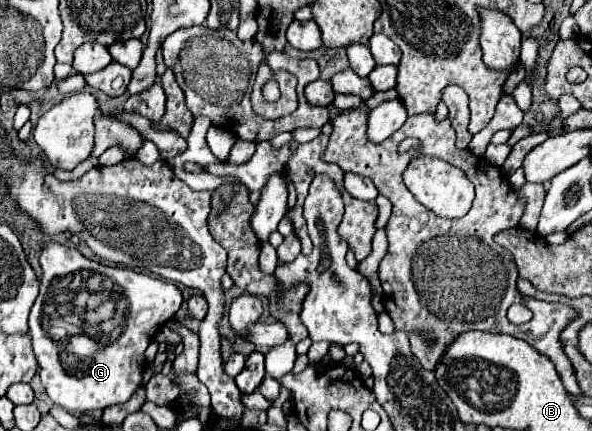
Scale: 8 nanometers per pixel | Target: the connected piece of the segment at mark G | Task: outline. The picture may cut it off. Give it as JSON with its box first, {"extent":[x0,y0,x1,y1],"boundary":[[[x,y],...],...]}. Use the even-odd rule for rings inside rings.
{"extent":[29,241,183,413],"boundary":[[[53,241],[41,247],[39,263],[43,269],[43,277],[41,277],[39,297],[29,315],[29,335],[31,335],[33,351],[37,355],[41,383],[47,395],[55,405],[75,413],[85,413],[85,411],[95,411],[117,403],[125,403],[141,385],[141,373],[145,365],[143,353],[153,333],[179,311],[183,303],[181,291],[169,281],[155,279],[127,267],[105,267],[101,263],[83,257],[73,247],[59,245]],[[95,273],[113,279],[113,283],[121,287],[121,291],[129,301],[123,331],[115,341],[109,343],[95,341],[81,333],[83,319],[79,311],[77,313],[59,311],[59,301],[75,301],[77,289],[73,285],[83,285],[85,277]],[[63,353],[71,353],[71,355],[63,355]]]}

